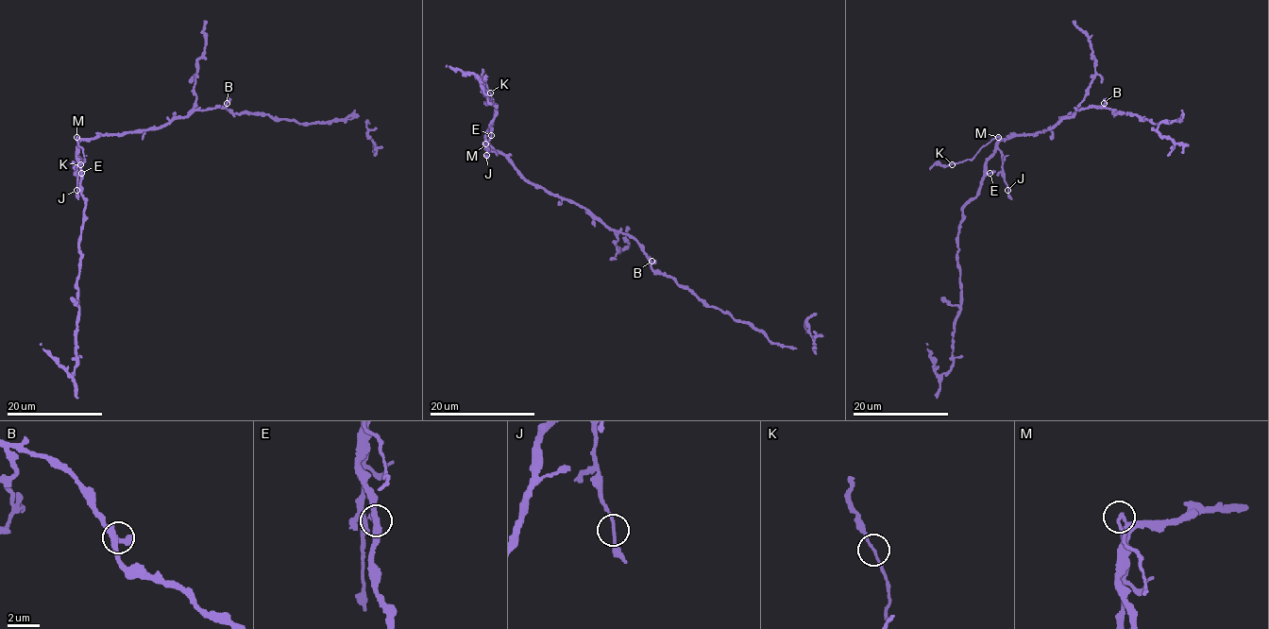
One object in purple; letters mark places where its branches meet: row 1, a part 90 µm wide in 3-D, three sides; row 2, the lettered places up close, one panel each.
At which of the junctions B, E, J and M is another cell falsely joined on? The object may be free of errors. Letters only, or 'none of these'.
M

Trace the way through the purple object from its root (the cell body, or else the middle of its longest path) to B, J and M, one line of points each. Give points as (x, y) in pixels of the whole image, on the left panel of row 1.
B: (126, 131), (155, 129), (191, 111), (224, 107), (227, 103)
J: (126, 131), (98, 134), (84, 138), (79, 143), (76, 190)
M: (126, 131), (98, 134), (90, 139), (76, 137)

